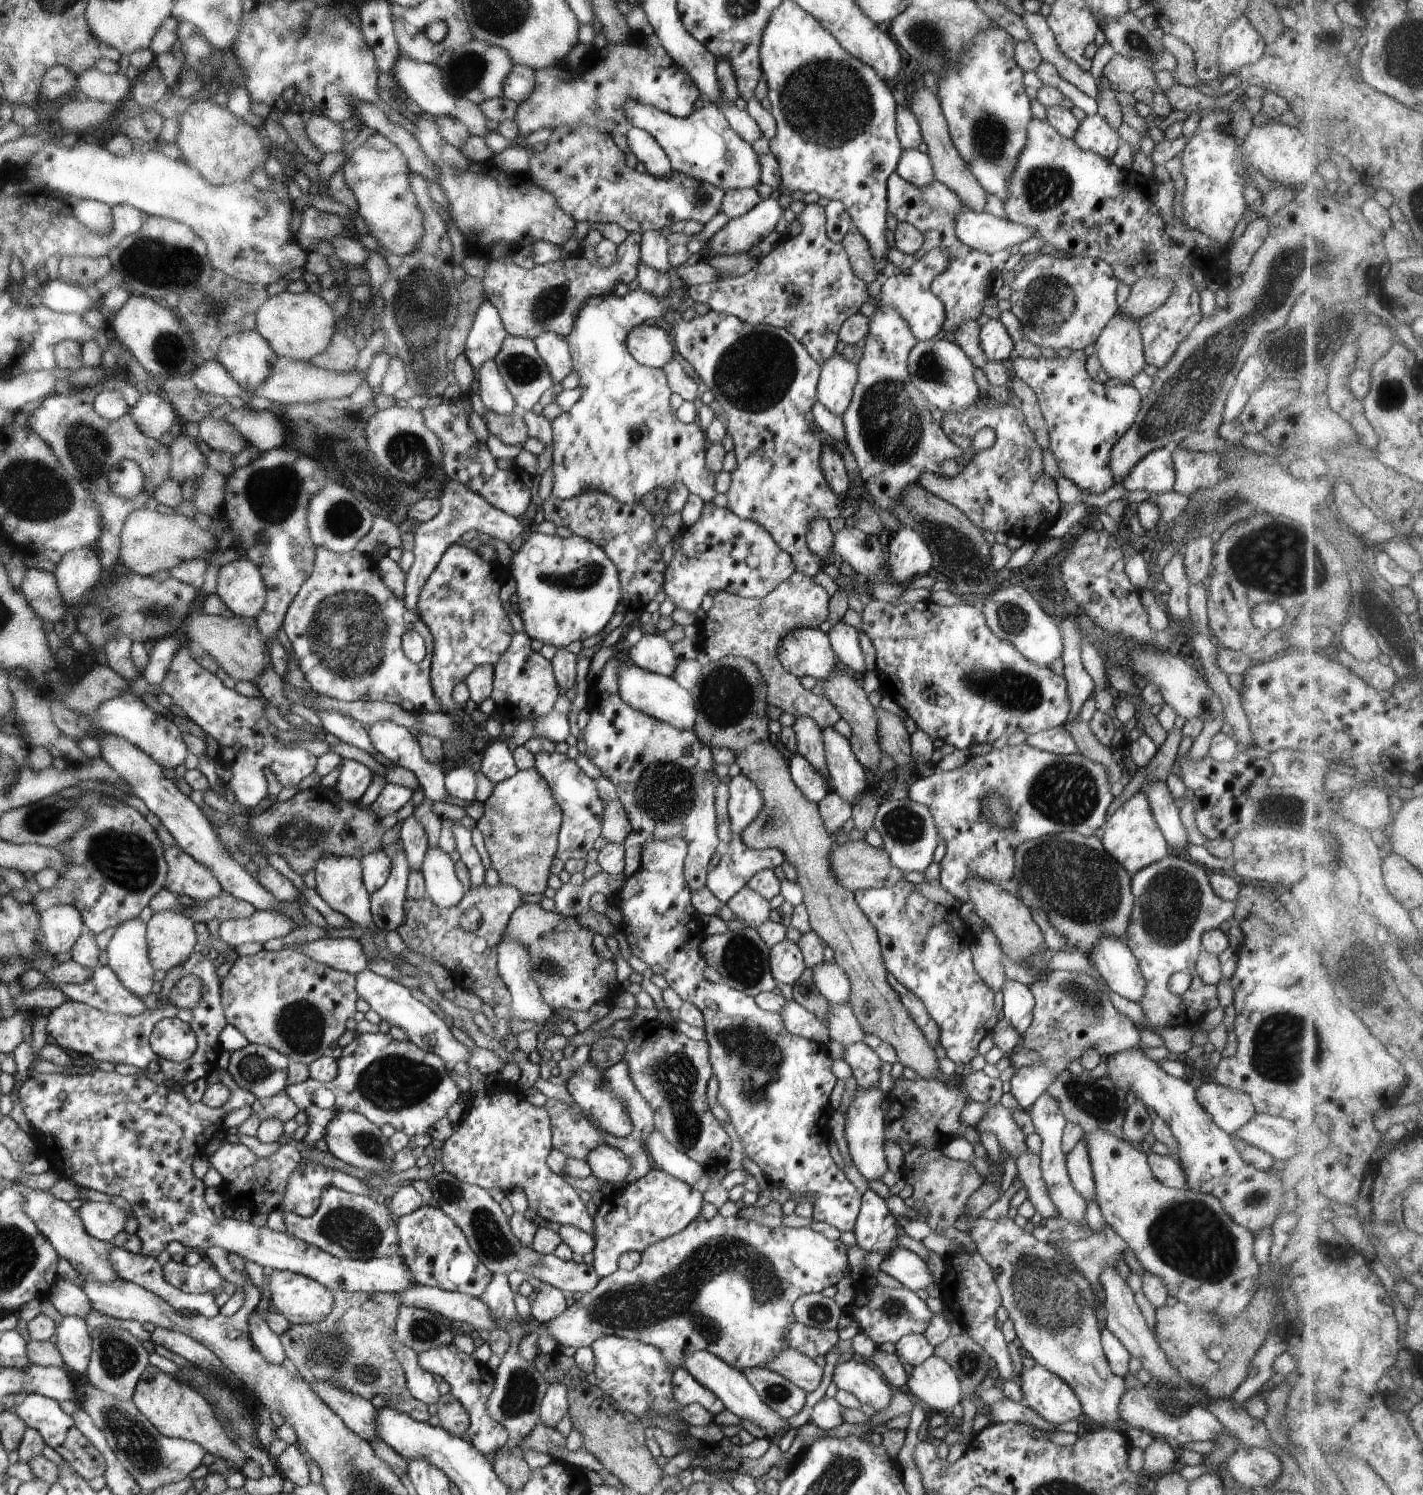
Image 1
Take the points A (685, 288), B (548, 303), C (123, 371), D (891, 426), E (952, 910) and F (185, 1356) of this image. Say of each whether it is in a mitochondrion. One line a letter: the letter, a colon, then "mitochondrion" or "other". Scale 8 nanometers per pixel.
A: other
B: mitochondrion
C: other
D: mitochondrion
E: other
F: other

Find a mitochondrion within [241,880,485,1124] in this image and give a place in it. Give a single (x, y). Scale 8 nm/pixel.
(396, 1083)

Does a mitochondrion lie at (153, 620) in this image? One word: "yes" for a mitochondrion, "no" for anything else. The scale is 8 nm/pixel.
yes

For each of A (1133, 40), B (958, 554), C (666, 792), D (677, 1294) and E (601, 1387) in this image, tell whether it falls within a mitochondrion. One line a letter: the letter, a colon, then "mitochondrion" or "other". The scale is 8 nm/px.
A: mitochondrion
B: mitochondrion
C: mitochondrion
D: mitochondrion
E: other

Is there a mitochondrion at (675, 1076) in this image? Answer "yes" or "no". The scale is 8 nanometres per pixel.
yes

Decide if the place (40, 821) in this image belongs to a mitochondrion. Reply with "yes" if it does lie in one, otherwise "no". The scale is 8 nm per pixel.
yes

